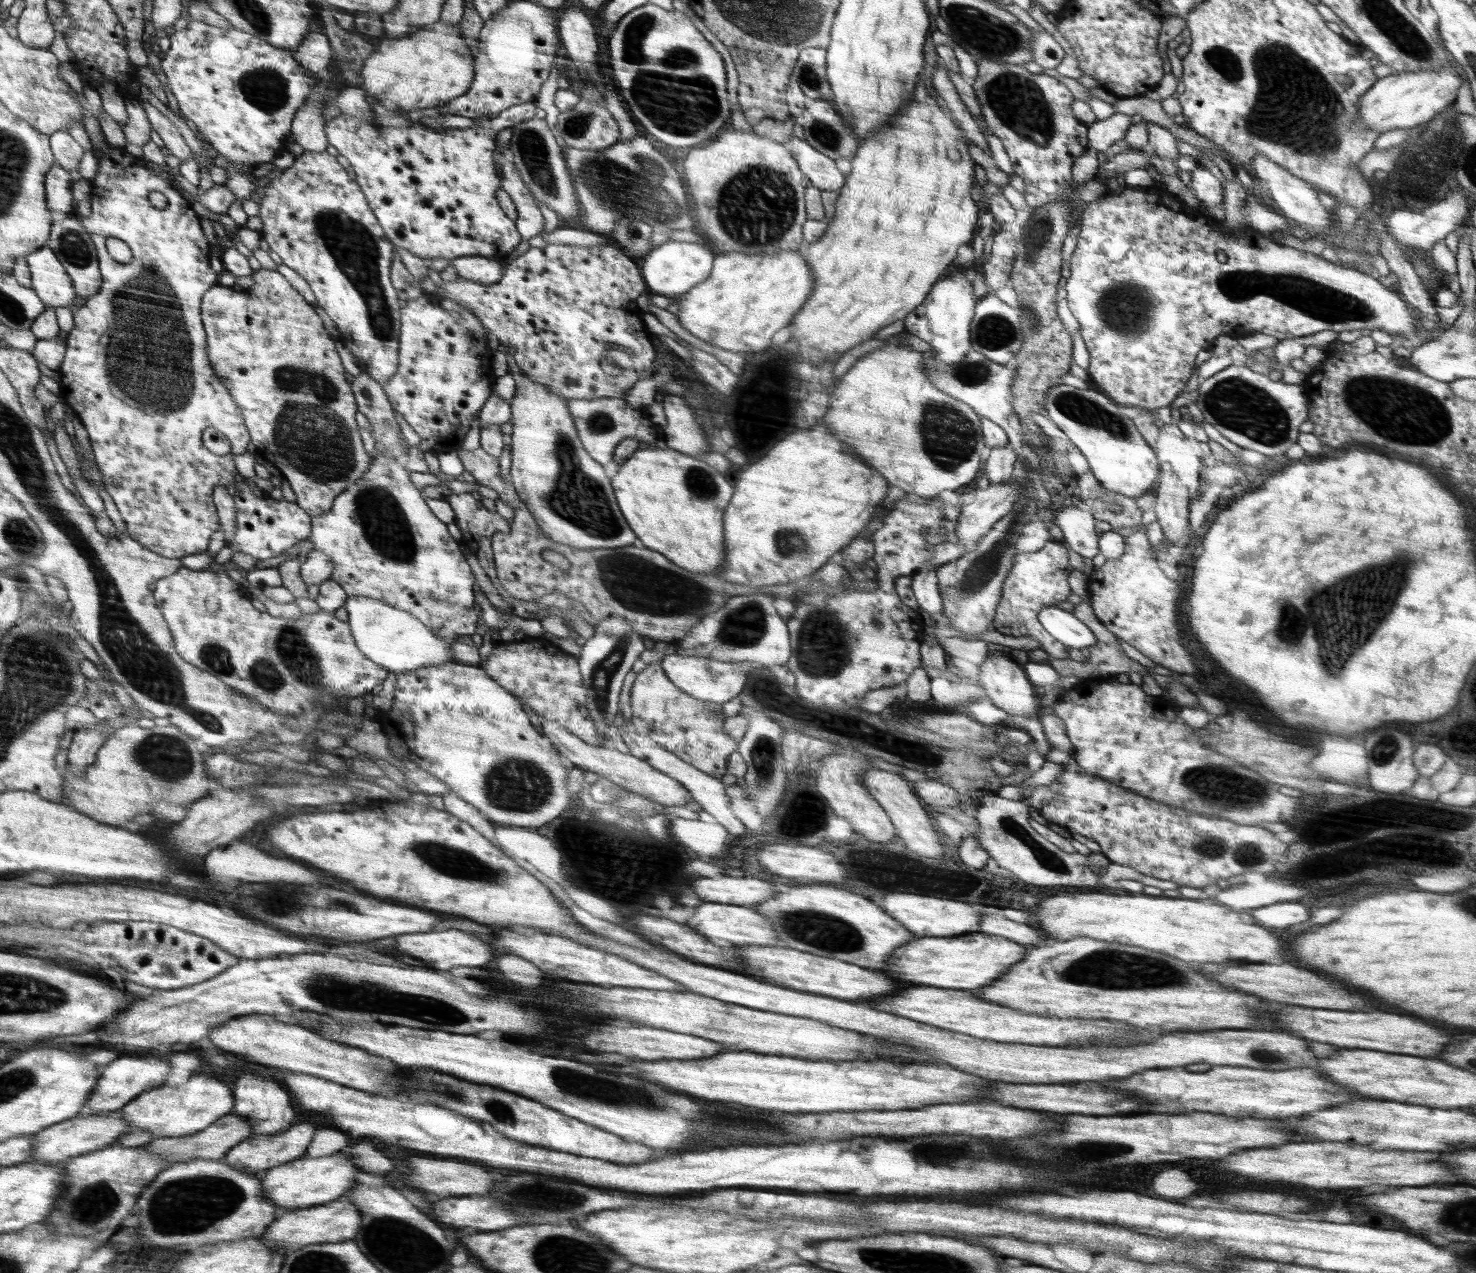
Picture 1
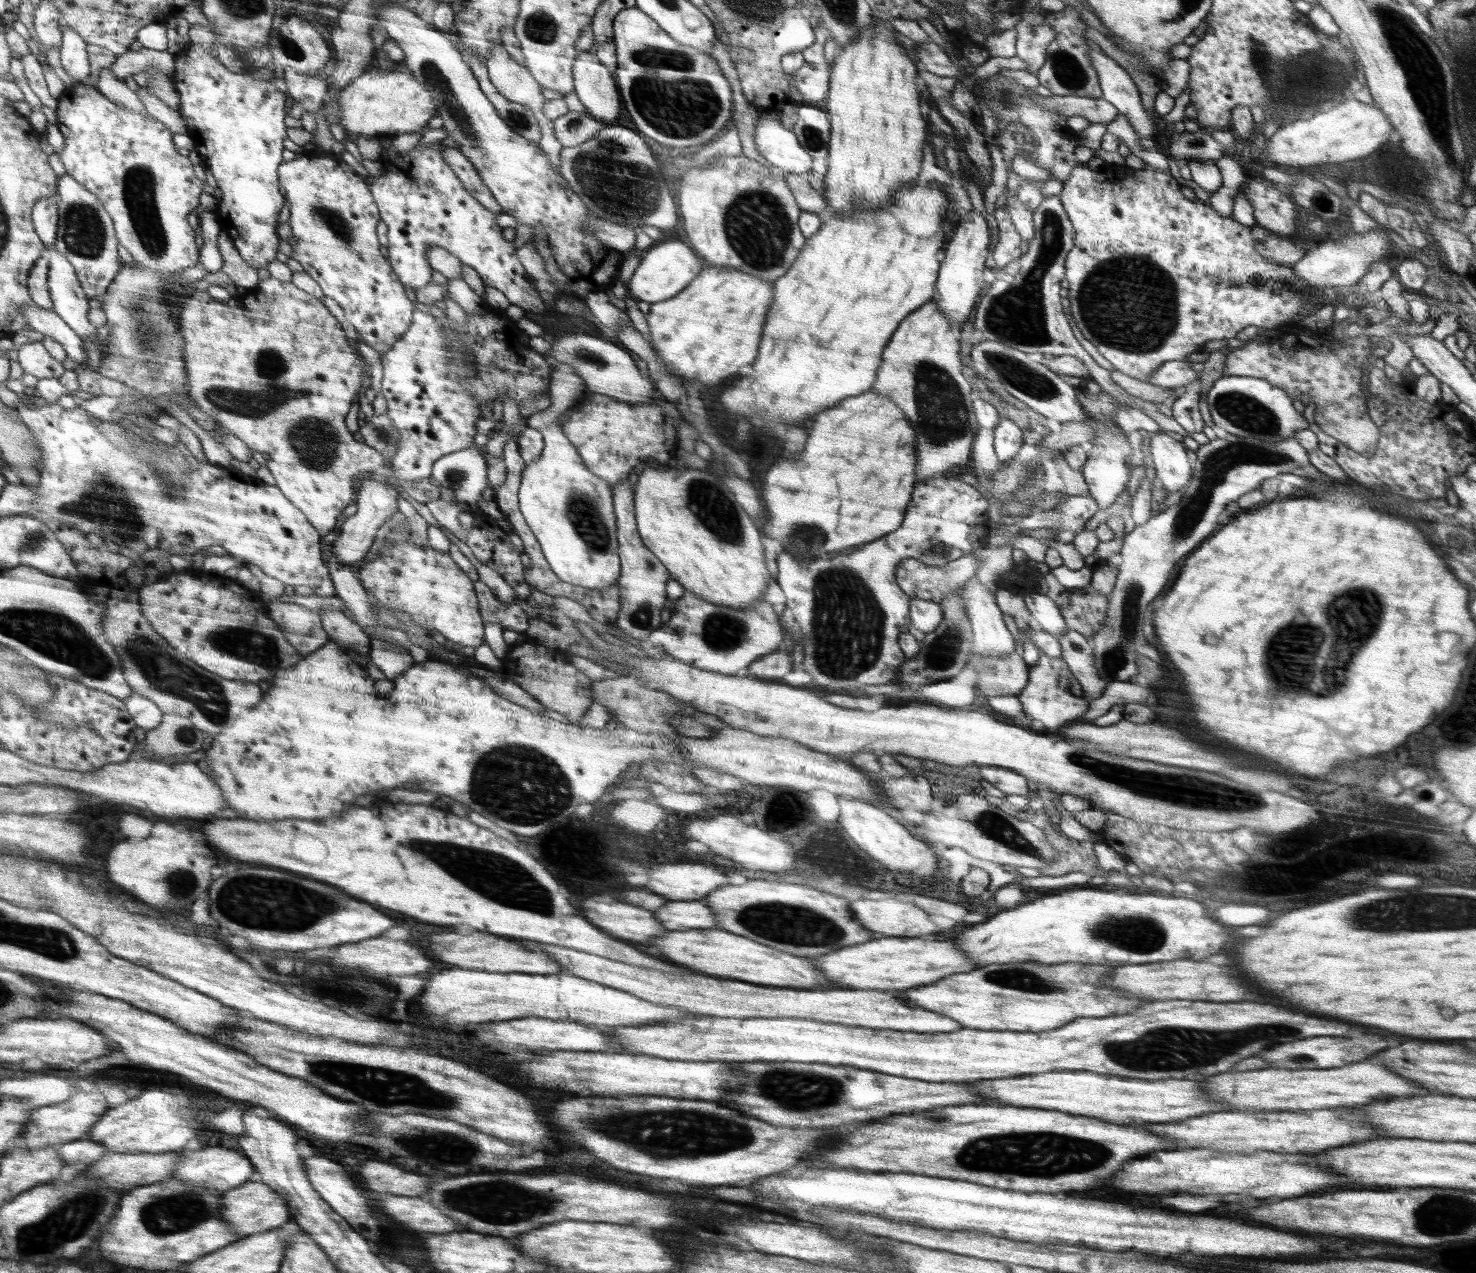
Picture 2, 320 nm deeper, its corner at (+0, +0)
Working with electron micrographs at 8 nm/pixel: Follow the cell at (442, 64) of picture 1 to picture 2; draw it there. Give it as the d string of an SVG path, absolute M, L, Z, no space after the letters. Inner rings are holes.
M404 62L394 63L391 69L370 69L342 90L340 125L345 132L354 138L370 140L373 136L408 134L427 126L428 120L436 115L437 107L432 93L415 80L411 69Z

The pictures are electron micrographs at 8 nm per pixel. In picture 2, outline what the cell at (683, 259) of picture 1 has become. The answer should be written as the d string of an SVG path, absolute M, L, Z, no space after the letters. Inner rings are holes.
M670 240L654 246L652 250L645 250L641 261L635 269L630 282L626 284L628 294L637 301L644 301L654 305L664 300L672 299L680 291L690 286L698 278L702 270L702 258L698 258L692 248L680 240Z

